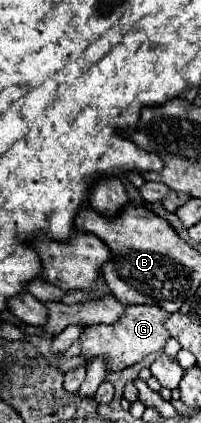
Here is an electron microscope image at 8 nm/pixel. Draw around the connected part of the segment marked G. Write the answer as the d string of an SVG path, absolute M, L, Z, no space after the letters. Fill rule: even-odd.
M129 305L127 313L121 321L115 325L93 325L85 327L85 333L81 335L83 341L83 353L89 357L99 357L105 355L109 357L109 369L111 371L123 371L125 367L131 367L145 359L149 353L163 351L167 339L171 337L169 331L165 331L165 321L171 317L161 307L151 307L151 305Z

